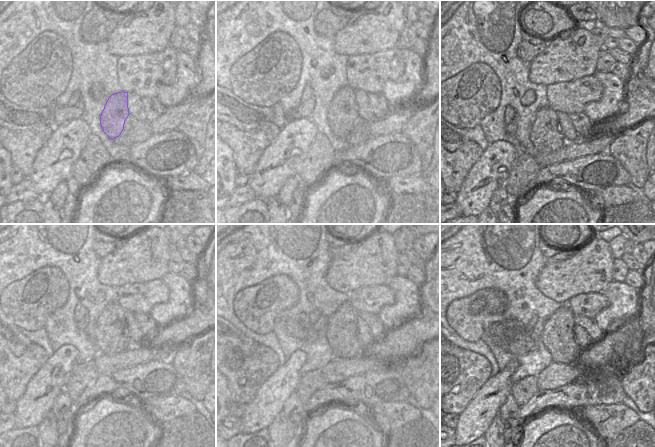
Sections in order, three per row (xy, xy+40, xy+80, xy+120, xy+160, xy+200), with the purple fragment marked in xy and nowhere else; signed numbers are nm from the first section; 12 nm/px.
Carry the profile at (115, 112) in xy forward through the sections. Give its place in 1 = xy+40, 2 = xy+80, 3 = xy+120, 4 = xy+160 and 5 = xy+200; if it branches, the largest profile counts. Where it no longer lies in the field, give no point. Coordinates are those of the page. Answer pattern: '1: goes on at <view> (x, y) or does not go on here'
1: goes on at xy+40 (342, 111)
2: goes on at xy+80 (566, 116)
3: goes on at xy+120 (109, 333)
4: goes on at xy+160 (340, 334)
5: goes on at xy+200 (558, 335)

